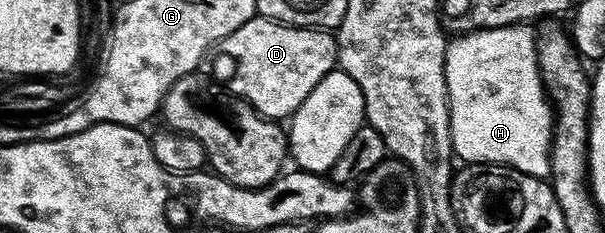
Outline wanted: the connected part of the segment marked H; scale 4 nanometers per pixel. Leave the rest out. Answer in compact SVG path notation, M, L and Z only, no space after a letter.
M528 25L473 30L470 34L456 35L445 47L445 83L449 93L453 152L462 163L510 166L536 178L549 178L549 147L553 141L555 111L545 92L545 83L541 81L535 34Z

